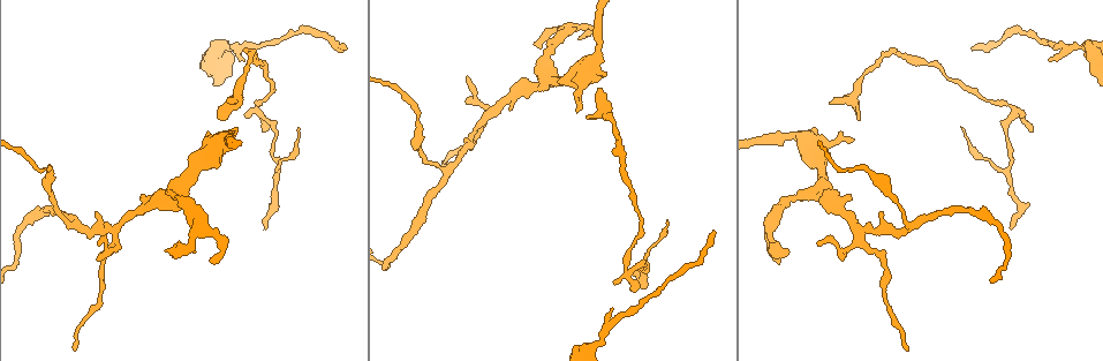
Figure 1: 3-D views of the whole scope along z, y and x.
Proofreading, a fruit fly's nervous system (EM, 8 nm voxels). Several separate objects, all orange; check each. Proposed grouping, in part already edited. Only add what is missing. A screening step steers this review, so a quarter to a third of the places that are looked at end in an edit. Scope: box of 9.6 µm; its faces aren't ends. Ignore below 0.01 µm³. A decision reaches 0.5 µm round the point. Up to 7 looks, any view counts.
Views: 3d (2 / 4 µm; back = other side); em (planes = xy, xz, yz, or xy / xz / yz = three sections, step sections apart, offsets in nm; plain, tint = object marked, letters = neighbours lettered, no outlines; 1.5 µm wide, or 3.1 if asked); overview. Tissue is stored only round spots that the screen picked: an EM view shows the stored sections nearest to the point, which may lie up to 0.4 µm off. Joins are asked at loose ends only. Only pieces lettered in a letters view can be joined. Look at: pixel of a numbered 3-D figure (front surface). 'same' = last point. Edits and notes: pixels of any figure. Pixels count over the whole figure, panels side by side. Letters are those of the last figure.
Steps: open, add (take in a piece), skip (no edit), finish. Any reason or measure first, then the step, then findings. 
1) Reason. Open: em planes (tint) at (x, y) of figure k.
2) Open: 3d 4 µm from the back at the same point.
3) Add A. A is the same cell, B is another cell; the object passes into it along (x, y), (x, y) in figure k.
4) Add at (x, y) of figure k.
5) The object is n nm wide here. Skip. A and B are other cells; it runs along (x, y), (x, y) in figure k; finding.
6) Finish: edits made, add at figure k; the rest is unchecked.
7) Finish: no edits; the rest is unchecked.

Thin end. Open: em planes (letters) at (634, 291) of figure 1.

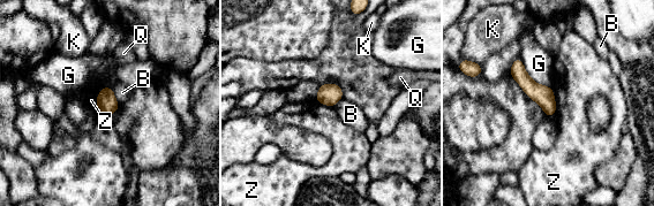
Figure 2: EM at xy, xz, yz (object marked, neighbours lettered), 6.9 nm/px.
Skip. B, G, K, Q and Z are other cells; a border runs along (550, 86), (554, 93), (556, 113) in figure 2; no lettered piece goes on from it.

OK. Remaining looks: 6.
An open end. Open: em xz step 8 (tint) at (779, 261) of figure 1.

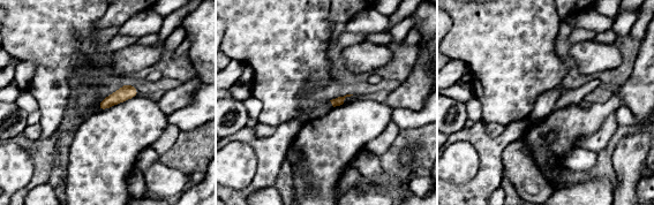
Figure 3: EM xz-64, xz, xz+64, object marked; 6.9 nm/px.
Open: em planes (letters) at the same point.

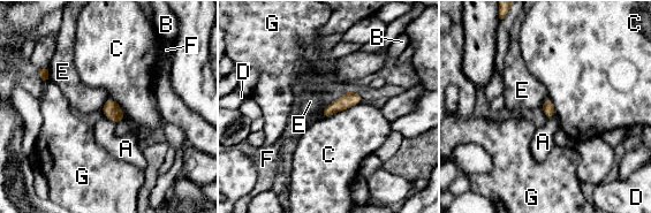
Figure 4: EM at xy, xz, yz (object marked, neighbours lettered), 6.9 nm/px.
The longest contact is with C, 320 nm. Skip. A, B, C, D, E, F and G are other cells; a border runs along (362, 101), (327, 116), (320, 116) in figure 4; no lettered piece goes on from it.

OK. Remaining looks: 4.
Open: 3d 4 µm at (229, 102) of figure 1.

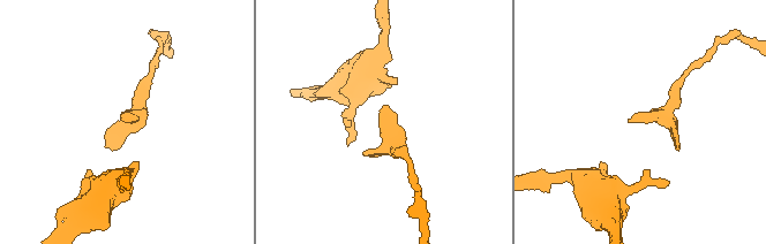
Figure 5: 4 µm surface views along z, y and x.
Now the EM. Open: em planes (letters) at (628, 122) of figure 5.

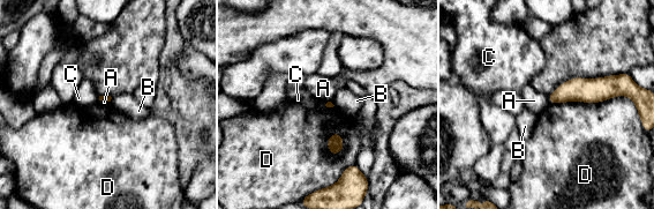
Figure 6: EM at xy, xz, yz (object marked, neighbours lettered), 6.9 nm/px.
The longest contact is with D, 550 nm. Skip. A, B, C and D are other cells; it runs along (617, 89), (571, 90), (550, 97) in figure 6; none of them fits.

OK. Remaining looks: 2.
Finish: no edits; the rest is unchecked.

